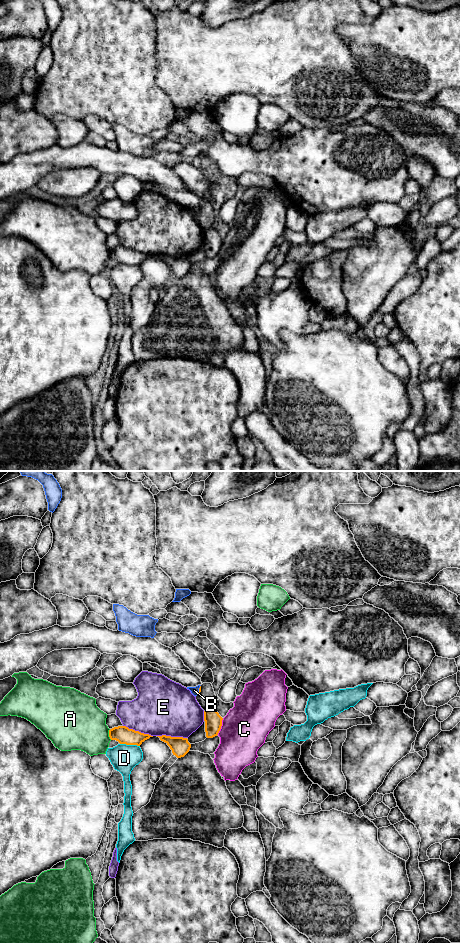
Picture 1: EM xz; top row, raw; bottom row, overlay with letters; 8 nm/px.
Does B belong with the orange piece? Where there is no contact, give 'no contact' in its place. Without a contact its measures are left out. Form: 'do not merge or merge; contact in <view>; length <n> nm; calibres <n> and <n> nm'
do not merge; contact in xz; length 70 nm; calibres 20 and 60 nm

